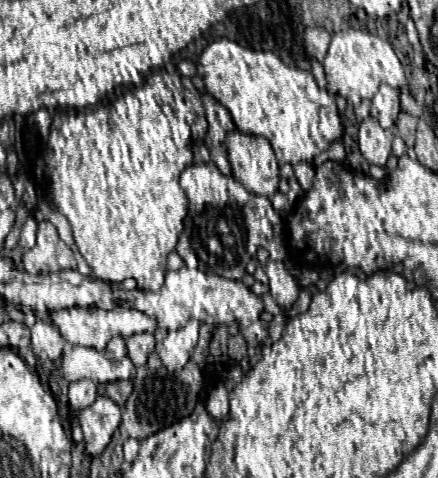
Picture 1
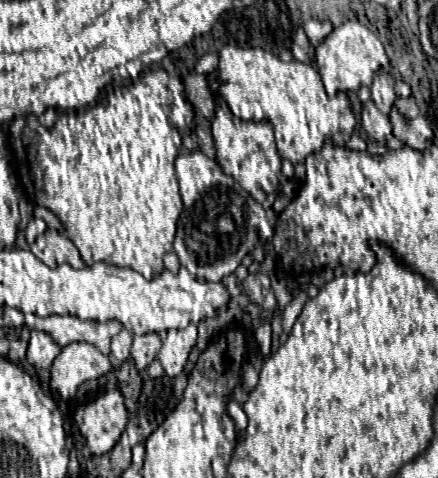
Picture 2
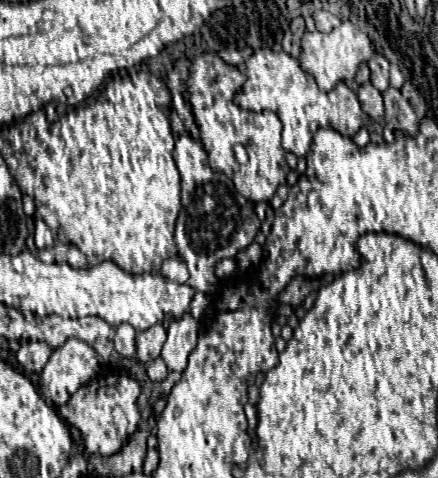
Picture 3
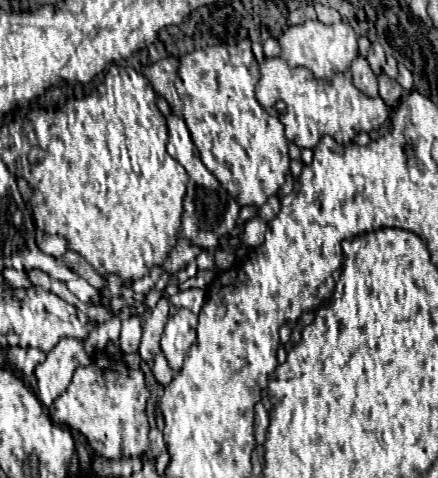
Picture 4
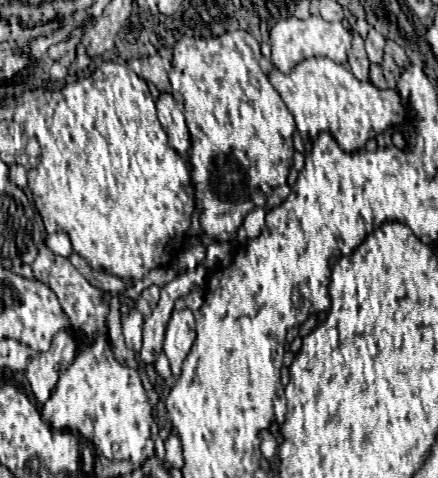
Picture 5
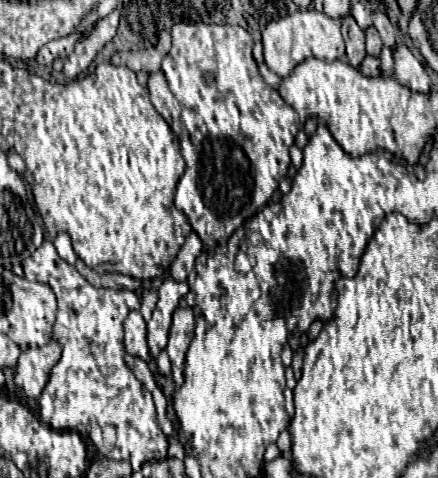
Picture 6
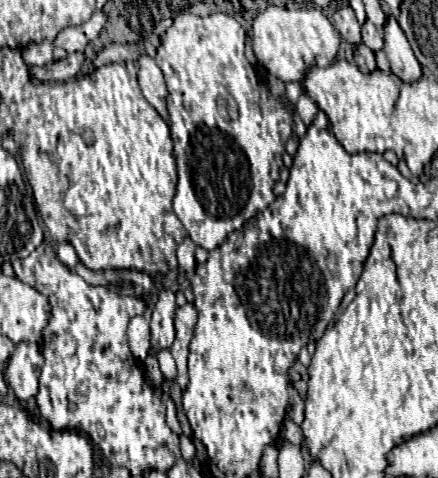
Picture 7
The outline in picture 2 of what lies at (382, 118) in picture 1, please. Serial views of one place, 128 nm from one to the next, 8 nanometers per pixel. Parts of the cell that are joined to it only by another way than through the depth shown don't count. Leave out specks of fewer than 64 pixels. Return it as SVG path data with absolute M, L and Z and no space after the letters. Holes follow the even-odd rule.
M380 70L380 74L374 78L372 84L372 100L374 104L380 108L380 112L384 112L384 116L390 114L394 102L396 102L396 94L394 94L394 76L386 70Z

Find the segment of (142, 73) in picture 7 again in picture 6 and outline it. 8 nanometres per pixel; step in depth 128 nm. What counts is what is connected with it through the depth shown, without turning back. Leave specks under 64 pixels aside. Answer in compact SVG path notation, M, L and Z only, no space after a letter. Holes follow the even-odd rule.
M162 72L150 74L148 76L148 90L150 90L150 100L158 114L168 122L172 132L180 138L182 124L180 124L180 104L176 104L176 98L172 96L168 82L164 80Z

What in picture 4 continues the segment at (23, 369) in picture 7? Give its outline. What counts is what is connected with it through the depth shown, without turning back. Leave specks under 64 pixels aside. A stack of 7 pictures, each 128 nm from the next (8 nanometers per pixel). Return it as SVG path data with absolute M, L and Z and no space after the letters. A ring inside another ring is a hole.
M62 338L56 348L46 354L46 360L36 366L38 400L44 406L50 406L68 388L74 370L90 362L92 358L86 354L80 340Z

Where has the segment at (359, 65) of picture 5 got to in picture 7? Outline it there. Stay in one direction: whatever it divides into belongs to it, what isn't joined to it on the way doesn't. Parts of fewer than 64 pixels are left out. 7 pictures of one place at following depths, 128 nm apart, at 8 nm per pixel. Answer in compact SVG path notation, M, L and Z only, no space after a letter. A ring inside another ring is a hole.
M342 4L336 12L334 12L334 24L340 32L340 36L352 44L352 48L358 48L358 44L362 42L362 36L360 36L360 24L354 16L354 10L348 6L348 4Z

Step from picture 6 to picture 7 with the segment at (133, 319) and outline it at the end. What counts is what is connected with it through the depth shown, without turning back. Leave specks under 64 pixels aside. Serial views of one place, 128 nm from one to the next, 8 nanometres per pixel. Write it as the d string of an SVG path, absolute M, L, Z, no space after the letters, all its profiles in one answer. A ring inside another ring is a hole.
M134 316L128 324L128 346L132 356L138 360L146 360L150 350L150 328L144 316Z

